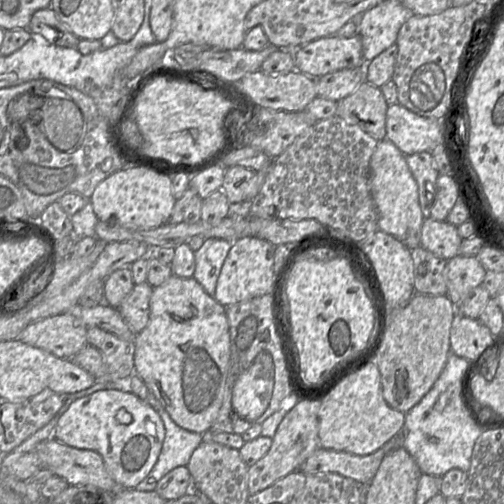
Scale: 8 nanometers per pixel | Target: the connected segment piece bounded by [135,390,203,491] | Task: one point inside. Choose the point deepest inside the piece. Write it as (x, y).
(179, 444)

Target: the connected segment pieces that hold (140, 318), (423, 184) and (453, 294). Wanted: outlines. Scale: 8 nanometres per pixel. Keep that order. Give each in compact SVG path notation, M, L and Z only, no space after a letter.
M148 282L135 285L117 308L134 334L139 334L149 322L152 292Z
M430 151L406 156L407 164L418 185L419 204L424 218L430 218L430 211L437 192L439 171Z
M457 256L447 260L444 279L447 295L453 304L459 304L475 287L482 284L487 270L476 256Z

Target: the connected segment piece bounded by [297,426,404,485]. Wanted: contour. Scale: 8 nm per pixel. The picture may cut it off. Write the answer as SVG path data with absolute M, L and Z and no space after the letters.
M404 426L402 431L386 442L381 448L369 455L355 455L344 451L328 450L324 448L317 449L307 460L301 465L301 471L306 474L315 473L338 473L342 476L349 477L362 485L368 485L375 476L383 458L391 451L403 447L404 443Z

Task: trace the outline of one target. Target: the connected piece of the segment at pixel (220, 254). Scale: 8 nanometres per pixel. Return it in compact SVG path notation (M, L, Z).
M207 238L194 253L196 266L193 278L211 297L215 295L217 280L232 243L224 239Z

